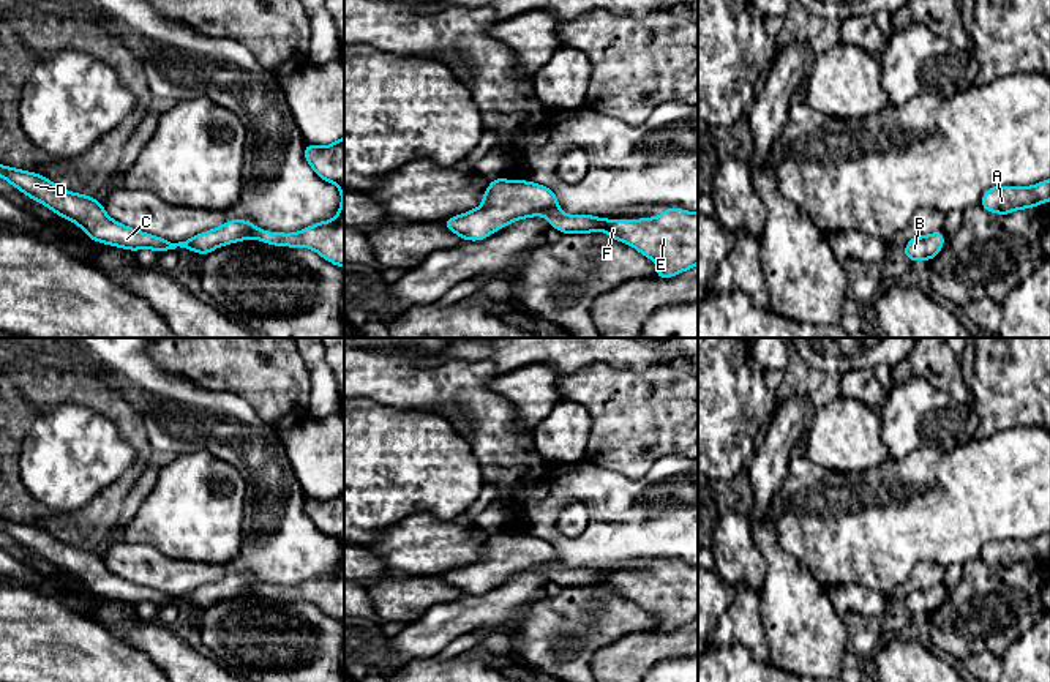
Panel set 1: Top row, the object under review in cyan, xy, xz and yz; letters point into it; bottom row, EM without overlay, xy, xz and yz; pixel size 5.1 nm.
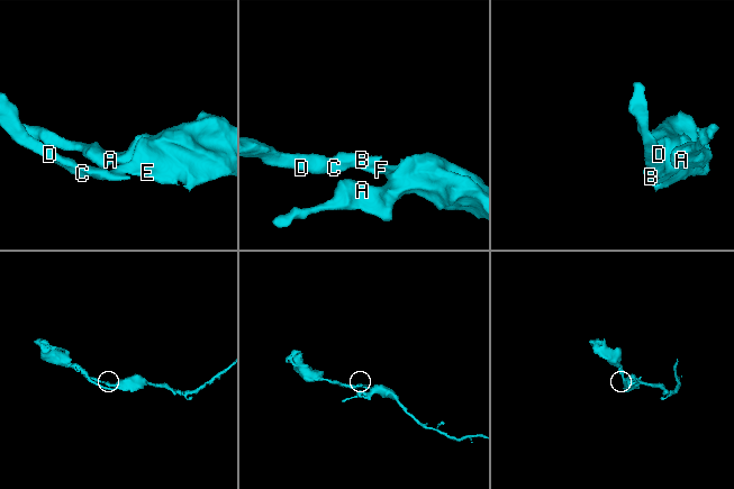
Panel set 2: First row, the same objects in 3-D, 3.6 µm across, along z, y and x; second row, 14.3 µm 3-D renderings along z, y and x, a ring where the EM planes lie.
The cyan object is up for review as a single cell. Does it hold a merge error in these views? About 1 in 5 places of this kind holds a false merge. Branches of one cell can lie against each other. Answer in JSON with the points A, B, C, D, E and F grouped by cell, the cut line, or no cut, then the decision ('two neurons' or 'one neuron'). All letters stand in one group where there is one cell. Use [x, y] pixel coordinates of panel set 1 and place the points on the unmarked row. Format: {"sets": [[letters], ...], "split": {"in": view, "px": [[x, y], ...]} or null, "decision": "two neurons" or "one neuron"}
{"sets": [["A", "B", "C", "D", "E", "F"]], "split": null, "decision": "one neuron"}

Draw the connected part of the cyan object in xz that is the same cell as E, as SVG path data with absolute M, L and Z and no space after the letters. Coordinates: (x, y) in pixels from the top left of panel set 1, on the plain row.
M496 532L489 535L489 540L483 548L482 560L445 573L442 578L461 592L477 595L489 590L494 584L505 581L512 575L546 568L549 579L556 581L562 587L603 584L611 592L636 601L643 609L658 617L654 628L655 631L671 631L698 617L698 567L690 567L682 562L665 562L665 565L657 571L602 573L591 568L565 568L559 564L557 554L557 549L549 541L529 534L510 535L505 532Z

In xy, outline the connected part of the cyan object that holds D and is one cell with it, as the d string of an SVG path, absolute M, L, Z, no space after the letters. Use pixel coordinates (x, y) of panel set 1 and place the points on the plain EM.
M344 489L328 500L306 497L303 510L317 530L339 541L343 553L335 573L321 575L295 587L267 586L246 573L232 573L221 581L178 597L118 578L106 568L104 559L93 551L65 545L43 529L0 518L0 530L57 568L74 575L92 594L104 598L129 605L150 601L156 606L180 600L205 609L216 600L254 592L276 600L308 600L328 616L344 622Z

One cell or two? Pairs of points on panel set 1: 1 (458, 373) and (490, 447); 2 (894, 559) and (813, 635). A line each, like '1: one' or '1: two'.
1: one
2: two

